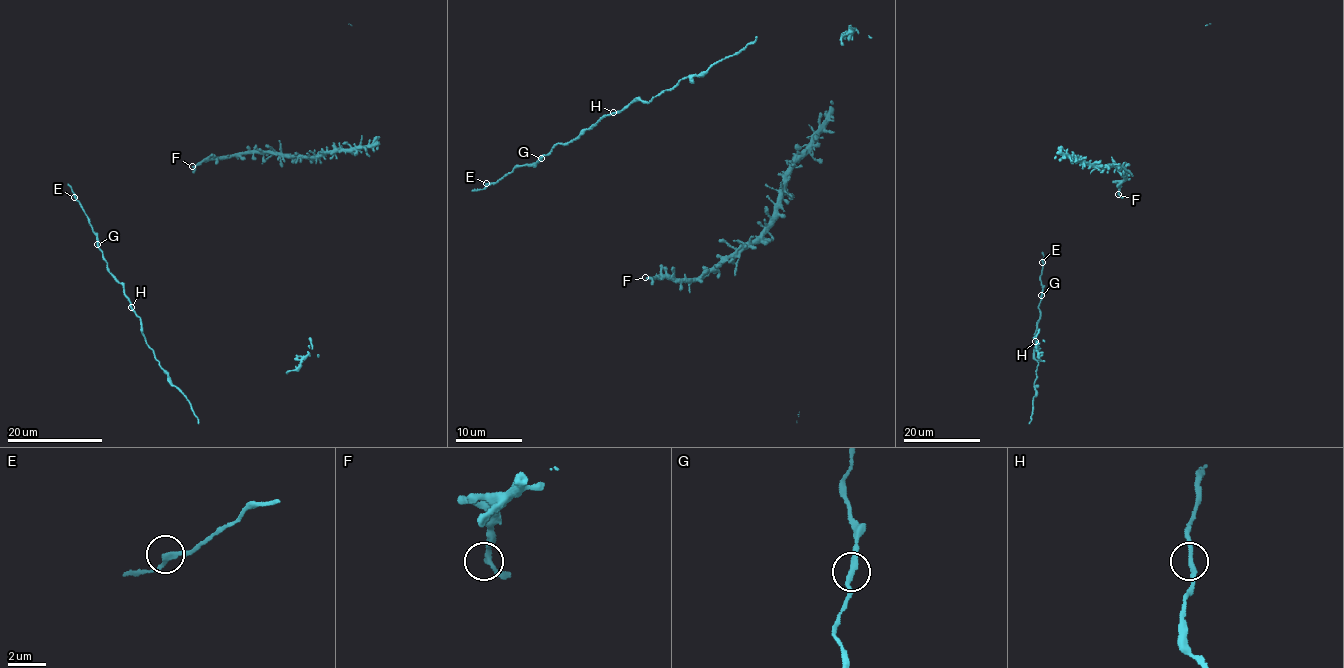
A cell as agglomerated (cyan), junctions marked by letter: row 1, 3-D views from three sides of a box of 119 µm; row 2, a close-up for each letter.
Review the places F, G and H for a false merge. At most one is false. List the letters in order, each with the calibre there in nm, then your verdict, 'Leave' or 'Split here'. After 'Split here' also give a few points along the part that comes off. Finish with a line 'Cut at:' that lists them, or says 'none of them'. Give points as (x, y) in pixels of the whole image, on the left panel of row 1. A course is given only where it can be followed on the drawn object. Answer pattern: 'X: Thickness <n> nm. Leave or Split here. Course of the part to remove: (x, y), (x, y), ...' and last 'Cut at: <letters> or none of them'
F: Thickness 240 nm. Leave
G: Thickness 280 nm. Leave
H: Thickness 240 nm. Leave
Cut at: none of them

